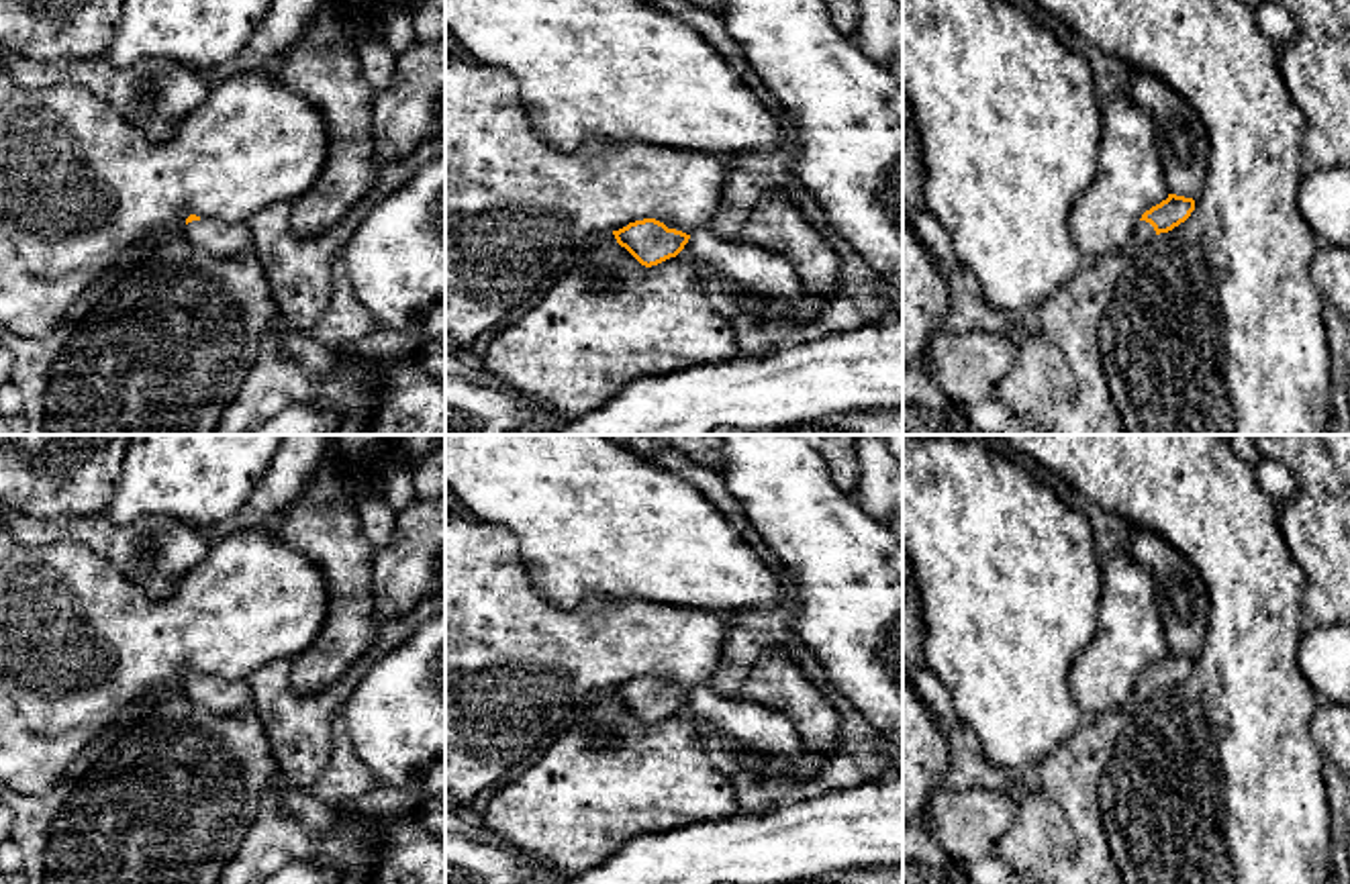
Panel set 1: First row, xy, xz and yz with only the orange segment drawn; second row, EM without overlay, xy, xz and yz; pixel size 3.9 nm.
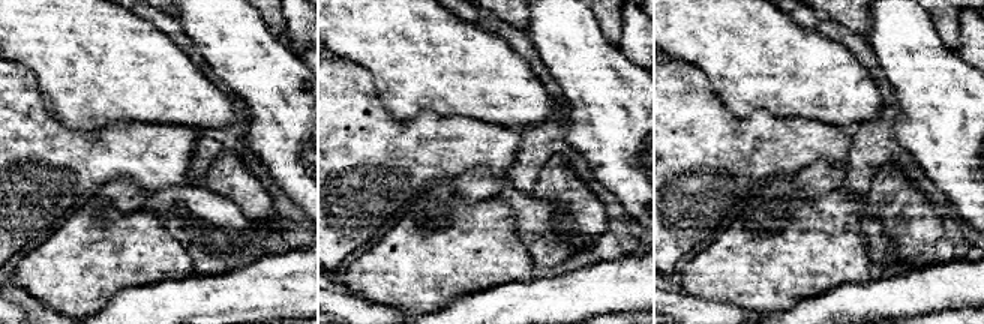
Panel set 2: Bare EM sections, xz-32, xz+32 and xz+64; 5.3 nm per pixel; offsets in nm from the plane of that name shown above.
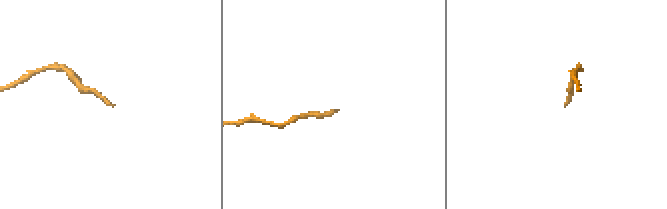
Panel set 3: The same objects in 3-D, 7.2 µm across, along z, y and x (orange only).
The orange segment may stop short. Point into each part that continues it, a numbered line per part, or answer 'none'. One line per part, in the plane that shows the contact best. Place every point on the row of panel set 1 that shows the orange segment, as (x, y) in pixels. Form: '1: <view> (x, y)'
1: yz (1144, 231)

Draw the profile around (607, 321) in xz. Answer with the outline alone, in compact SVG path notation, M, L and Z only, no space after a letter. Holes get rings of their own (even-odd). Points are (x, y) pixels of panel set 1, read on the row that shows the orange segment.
M607 233L572 259L572 267L547 288L531 310L498 333L482 355L482 370L502 380L521 396L547 404L562 416L576 419L605 406L637 378L672 374L735 357L739 357L739 347L733 327L707 300L696 263L670 257L645 267L617 243L613 233Z

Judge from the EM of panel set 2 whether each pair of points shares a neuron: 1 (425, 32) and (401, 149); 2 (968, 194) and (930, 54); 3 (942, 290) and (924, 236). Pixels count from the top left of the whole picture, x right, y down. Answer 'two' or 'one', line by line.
1: two
2: one
3: two

